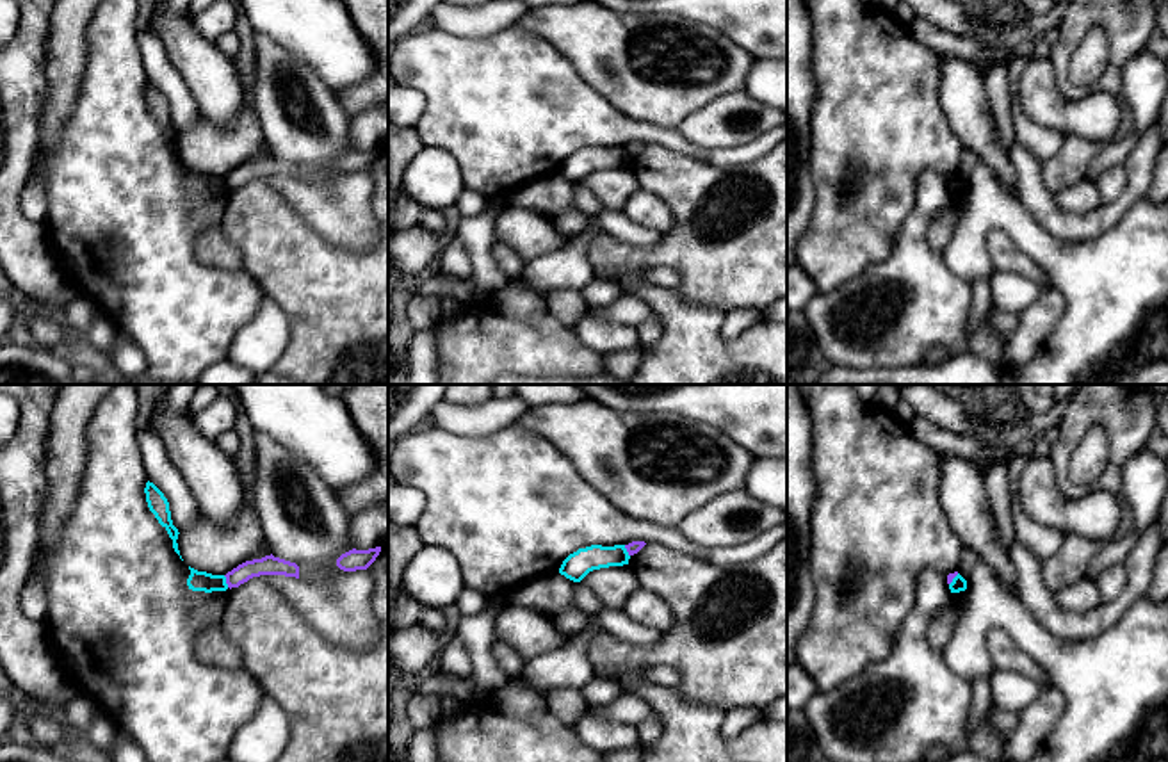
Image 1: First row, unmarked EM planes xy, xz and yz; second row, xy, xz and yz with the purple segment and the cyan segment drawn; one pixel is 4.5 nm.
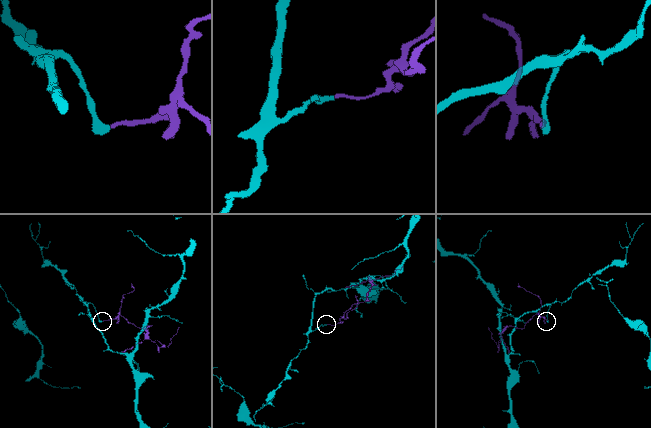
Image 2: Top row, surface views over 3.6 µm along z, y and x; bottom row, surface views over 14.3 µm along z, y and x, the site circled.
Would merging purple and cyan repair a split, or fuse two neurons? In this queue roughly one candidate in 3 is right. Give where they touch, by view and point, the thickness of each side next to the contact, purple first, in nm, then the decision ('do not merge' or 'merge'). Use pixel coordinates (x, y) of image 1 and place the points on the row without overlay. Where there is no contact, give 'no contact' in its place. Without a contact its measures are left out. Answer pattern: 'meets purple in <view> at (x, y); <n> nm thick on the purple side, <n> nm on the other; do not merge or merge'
meets purple in xy at (227, 182); 90 nm thick on the purple side, 100 nm on the other; do not merge

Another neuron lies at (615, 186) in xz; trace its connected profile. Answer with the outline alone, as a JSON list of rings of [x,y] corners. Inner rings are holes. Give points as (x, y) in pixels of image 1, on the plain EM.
[[[630,166],[593,171],[580,185],[591,190],[605,210],[623,210],[627,199],[639,189]]]

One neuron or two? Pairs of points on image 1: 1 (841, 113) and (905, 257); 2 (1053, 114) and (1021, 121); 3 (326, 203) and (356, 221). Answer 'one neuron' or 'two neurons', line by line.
1: two neurons
2: two neurons
3: one neuron

